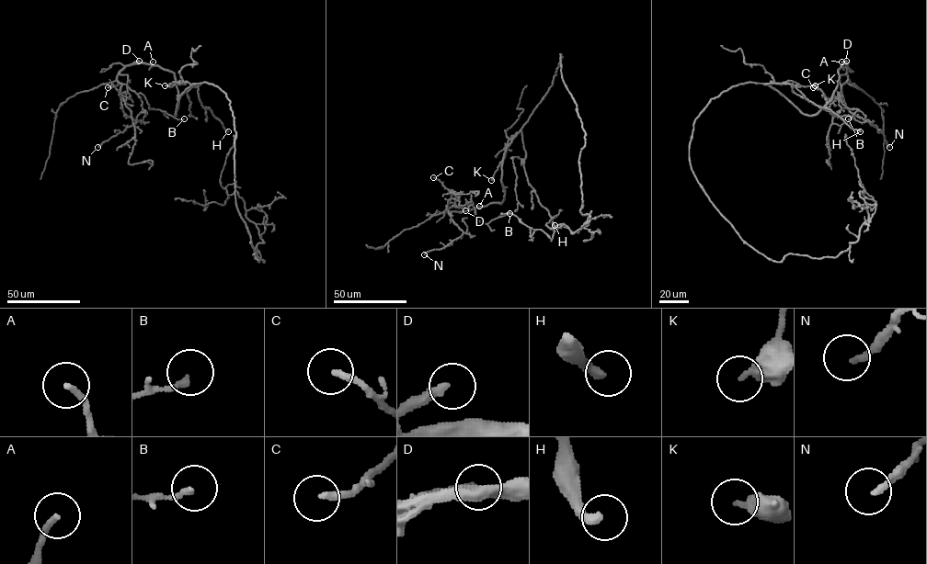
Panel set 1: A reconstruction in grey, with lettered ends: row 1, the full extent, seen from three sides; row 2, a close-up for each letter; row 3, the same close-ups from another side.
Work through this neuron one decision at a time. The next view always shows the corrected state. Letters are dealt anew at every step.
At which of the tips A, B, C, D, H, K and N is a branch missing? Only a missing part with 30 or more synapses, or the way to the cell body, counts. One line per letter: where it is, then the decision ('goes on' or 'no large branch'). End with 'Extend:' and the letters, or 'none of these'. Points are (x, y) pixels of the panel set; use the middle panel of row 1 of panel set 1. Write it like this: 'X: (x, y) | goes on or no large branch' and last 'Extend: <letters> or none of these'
A: (479, 206) | no large branch
B: (509, 213) | no large branch
C: (433, 177) | no large branch
D: (465, 210) | goes on
H: (555, 225) | goes on
K: (491, 180) | no large branch
N: (424, 254) | no large branch
Extend: D, H

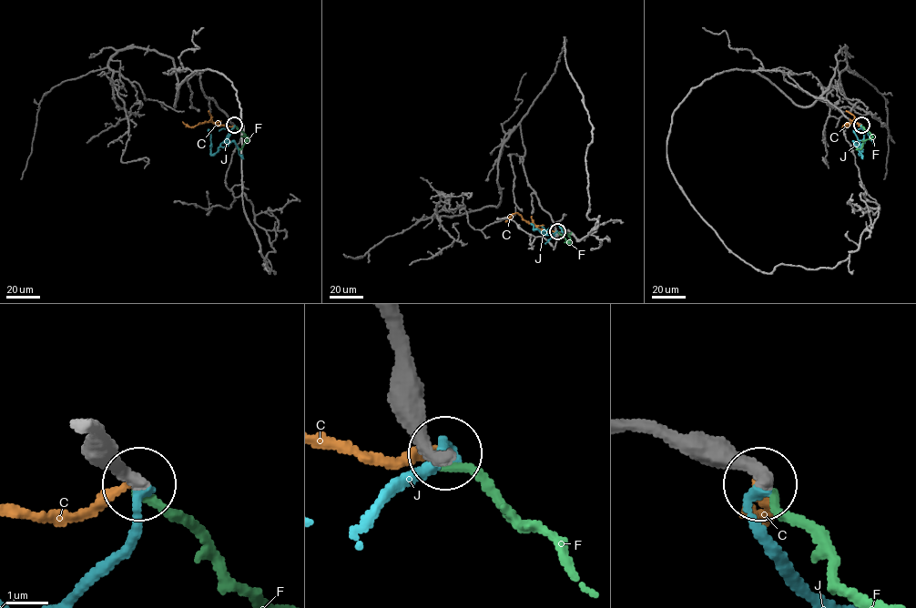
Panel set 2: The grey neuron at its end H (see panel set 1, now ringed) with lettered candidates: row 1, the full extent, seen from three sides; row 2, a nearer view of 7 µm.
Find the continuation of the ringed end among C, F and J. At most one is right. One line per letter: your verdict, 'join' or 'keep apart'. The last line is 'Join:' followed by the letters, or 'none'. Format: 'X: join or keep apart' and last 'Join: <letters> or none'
C: keep apart
F: keep apart
J: join
Join: J

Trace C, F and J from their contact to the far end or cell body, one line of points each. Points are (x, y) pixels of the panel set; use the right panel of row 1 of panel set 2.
C: (861, 125), (853, 121), (842, 126), (851, 122)
F: (861, 126), (872, 137), (864, 141), (860, 148), (857, 147)
J: (861, 126), (864, 142), (860, 155), (860, 143), (853, 129)

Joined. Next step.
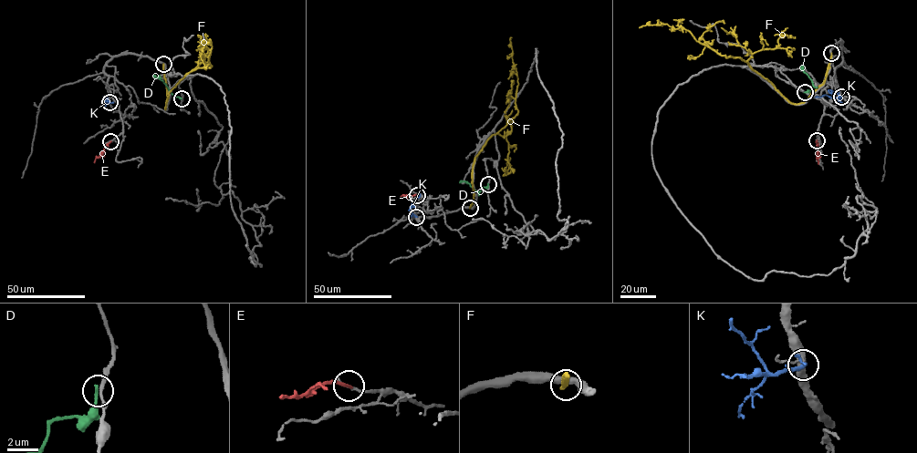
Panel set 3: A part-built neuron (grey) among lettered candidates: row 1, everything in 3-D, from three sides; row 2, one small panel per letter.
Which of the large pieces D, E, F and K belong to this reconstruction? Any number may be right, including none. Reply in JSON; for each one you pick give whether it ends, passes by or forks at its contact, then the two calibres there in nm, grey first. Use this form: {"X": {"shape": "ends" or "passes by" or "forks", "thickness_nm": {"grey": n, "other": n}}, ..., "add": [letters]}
{"add": []}

